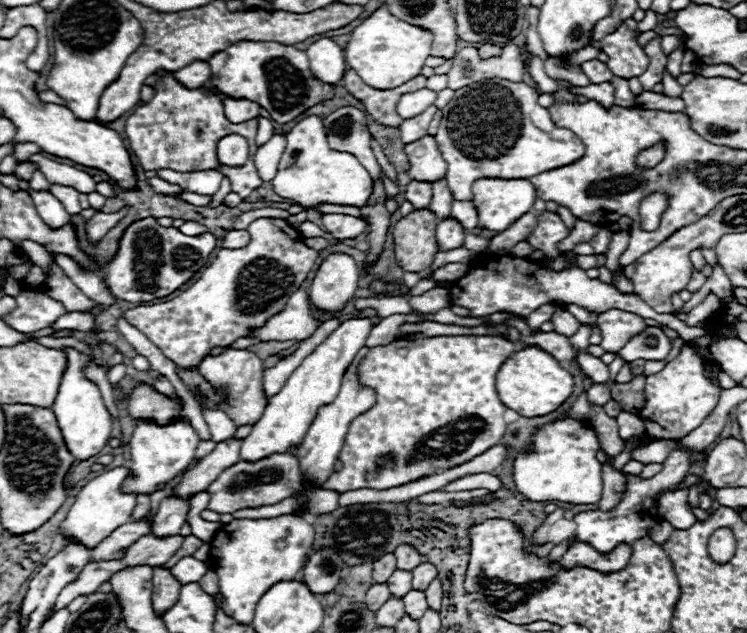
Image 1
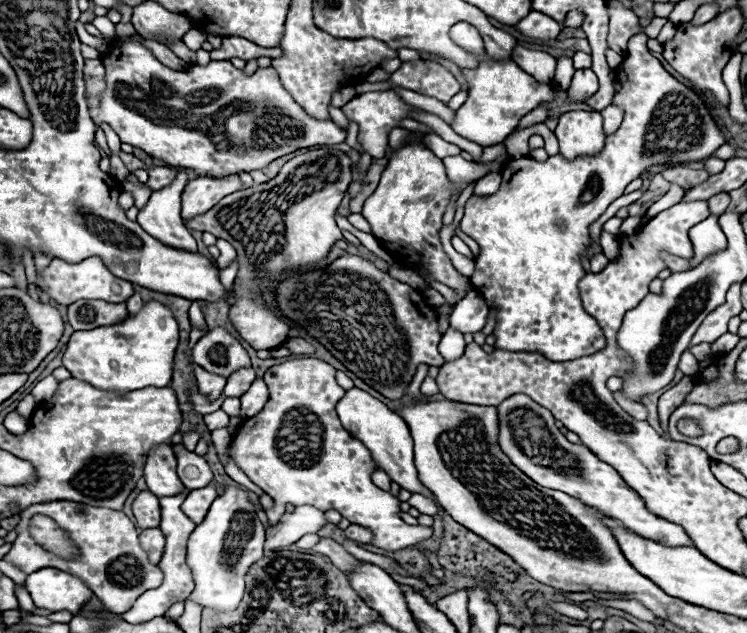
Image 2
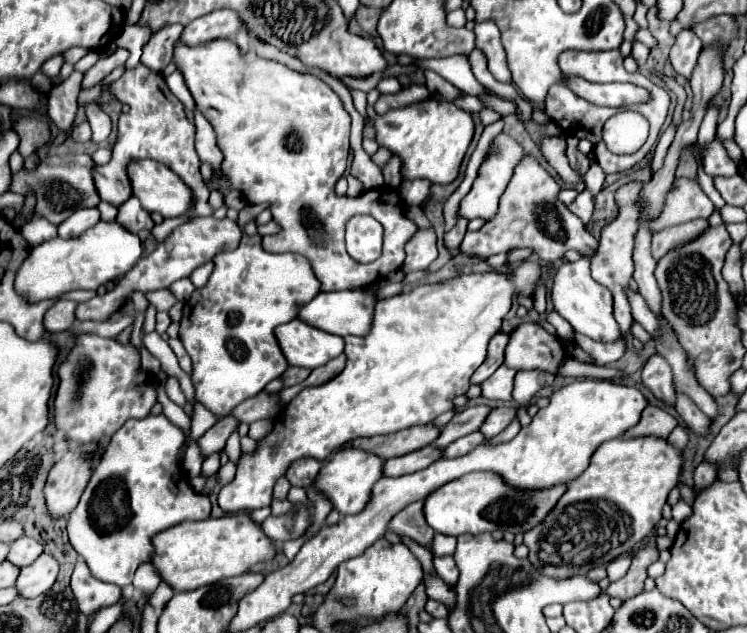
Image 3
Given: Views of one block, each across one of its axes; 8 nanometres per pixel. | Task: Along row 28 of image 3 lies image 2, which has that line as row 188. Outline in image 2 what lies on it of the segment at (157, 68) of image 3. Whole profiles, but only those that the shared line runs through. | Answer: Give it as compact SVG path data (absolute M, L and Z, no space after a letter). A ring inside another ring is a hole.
M178 172L172 184L152 192L148 204L138 210L138 224L156 240L172 248L196 252L196 240L180 218L180 194L186 184L188 176Z

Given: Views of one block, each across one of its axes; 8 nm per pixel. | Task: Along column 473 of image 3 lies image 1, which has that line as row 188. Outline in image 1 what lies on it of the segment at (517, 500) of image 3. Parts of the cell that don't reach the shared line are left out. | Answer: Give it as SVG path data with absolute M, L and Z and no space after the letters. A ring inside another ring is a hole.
M480 178L474 182L474 206L480 216L480 228L502 232L522 214L530 212L536 192L530 180Z

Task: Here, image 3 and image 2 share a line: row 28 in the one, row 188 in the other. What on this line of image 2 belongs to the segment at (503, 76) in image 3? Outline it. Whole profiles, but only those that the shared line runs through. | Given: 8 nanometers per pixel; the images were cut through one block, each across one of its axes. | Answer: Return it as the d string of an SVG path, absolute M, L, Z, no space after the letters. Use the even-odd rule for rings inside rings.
M490 172L486 174L484 178L480 178L474 186L474 194L476 196L490 196L492 192L496 192L500 188L500 182L502 182L502 176L500 172Z

